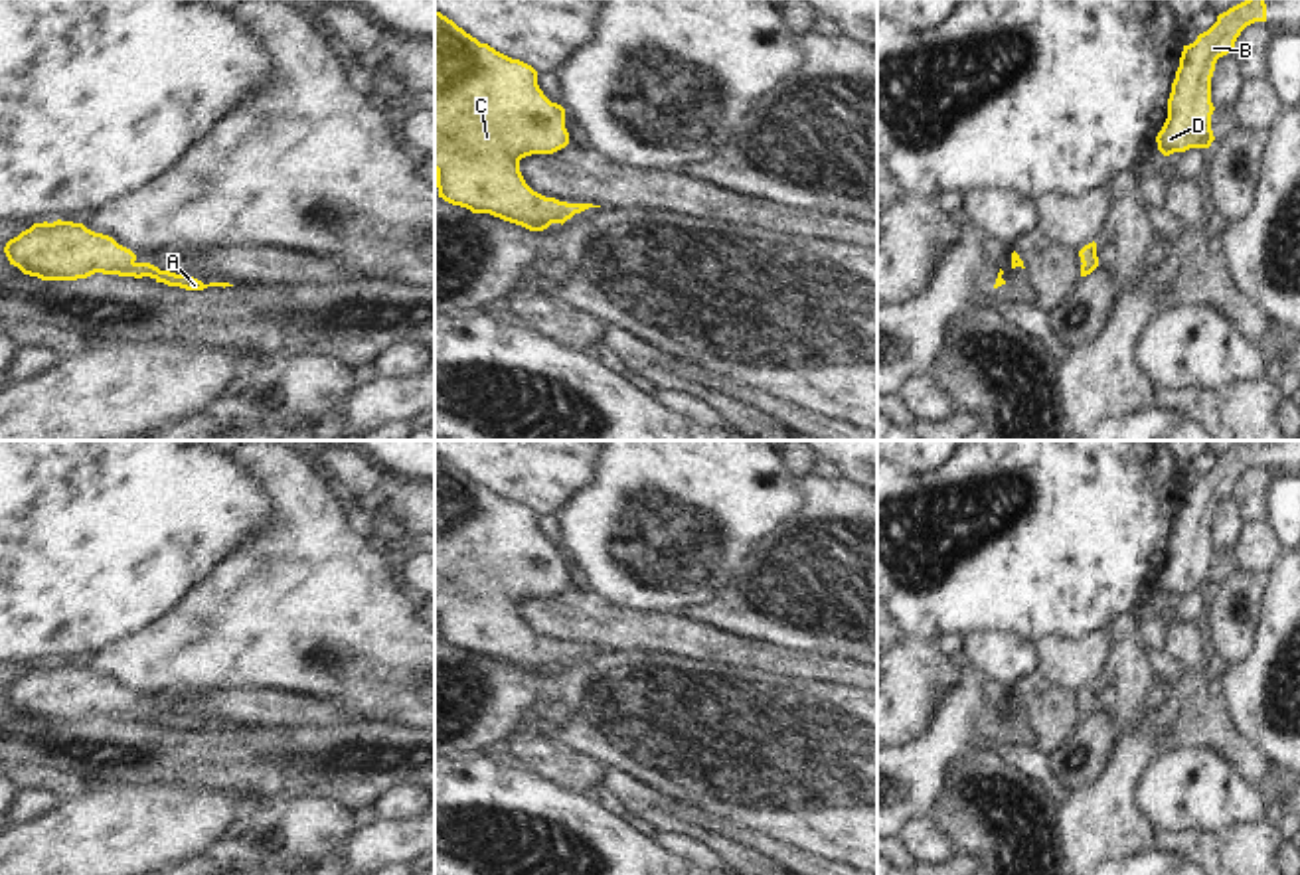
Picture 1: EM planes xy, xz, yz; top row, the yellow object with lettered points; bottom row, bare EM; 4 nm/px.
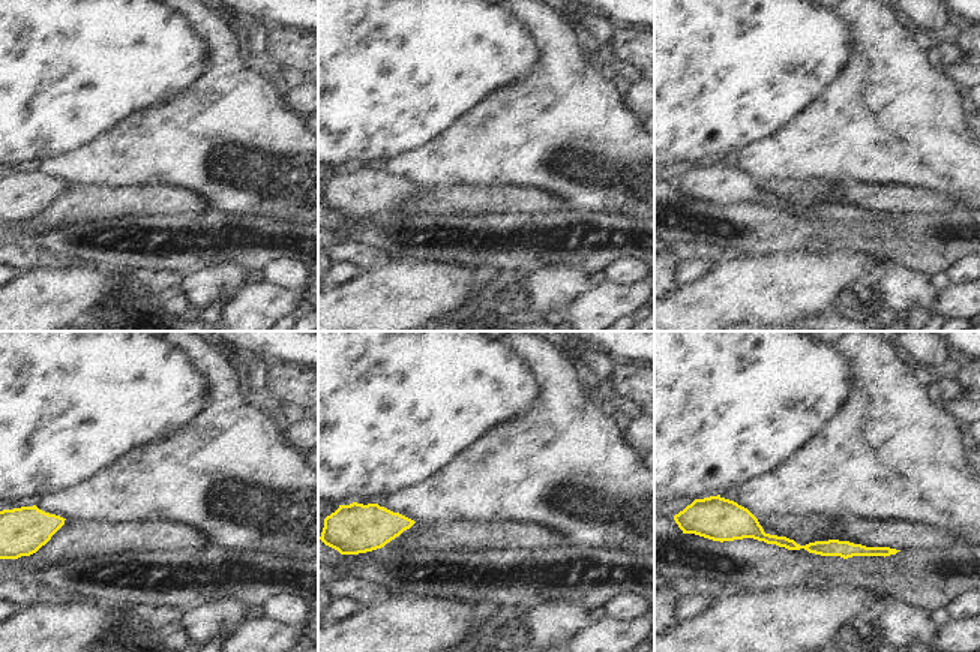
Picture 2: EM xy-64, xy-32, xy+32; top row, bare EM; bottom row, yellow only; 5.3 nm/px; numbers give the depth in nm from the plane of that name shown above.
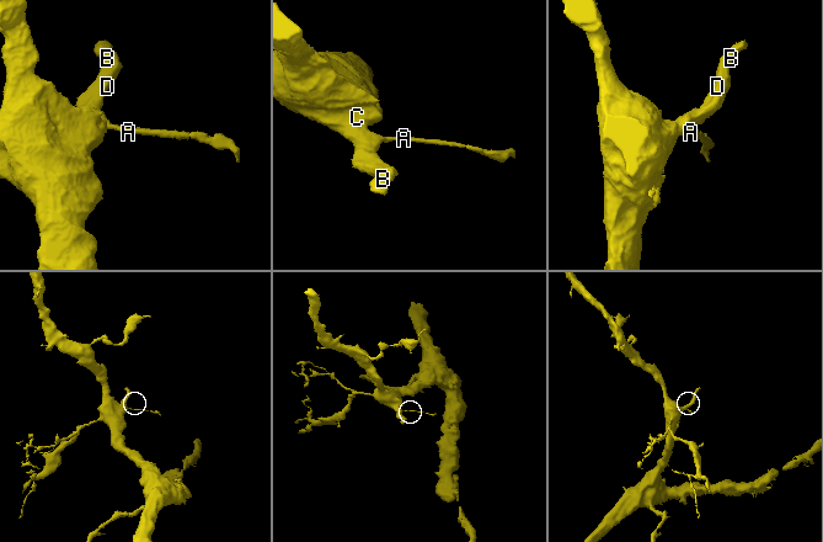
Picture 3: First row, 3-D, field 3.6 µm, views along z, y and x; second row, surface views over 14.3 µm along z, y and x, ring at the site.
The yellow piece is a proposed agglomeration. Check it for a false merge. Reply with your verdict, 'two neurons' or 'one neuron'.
one neuron

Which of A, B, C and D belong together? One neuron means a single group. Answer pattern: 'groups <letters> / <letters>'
groups A B C D

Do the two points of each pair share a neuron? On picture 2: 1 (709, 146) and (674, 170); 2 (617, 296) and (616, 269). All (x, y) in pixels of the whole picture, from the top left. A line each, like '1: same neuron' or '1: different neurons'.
1: different neurons
2: different neurons

